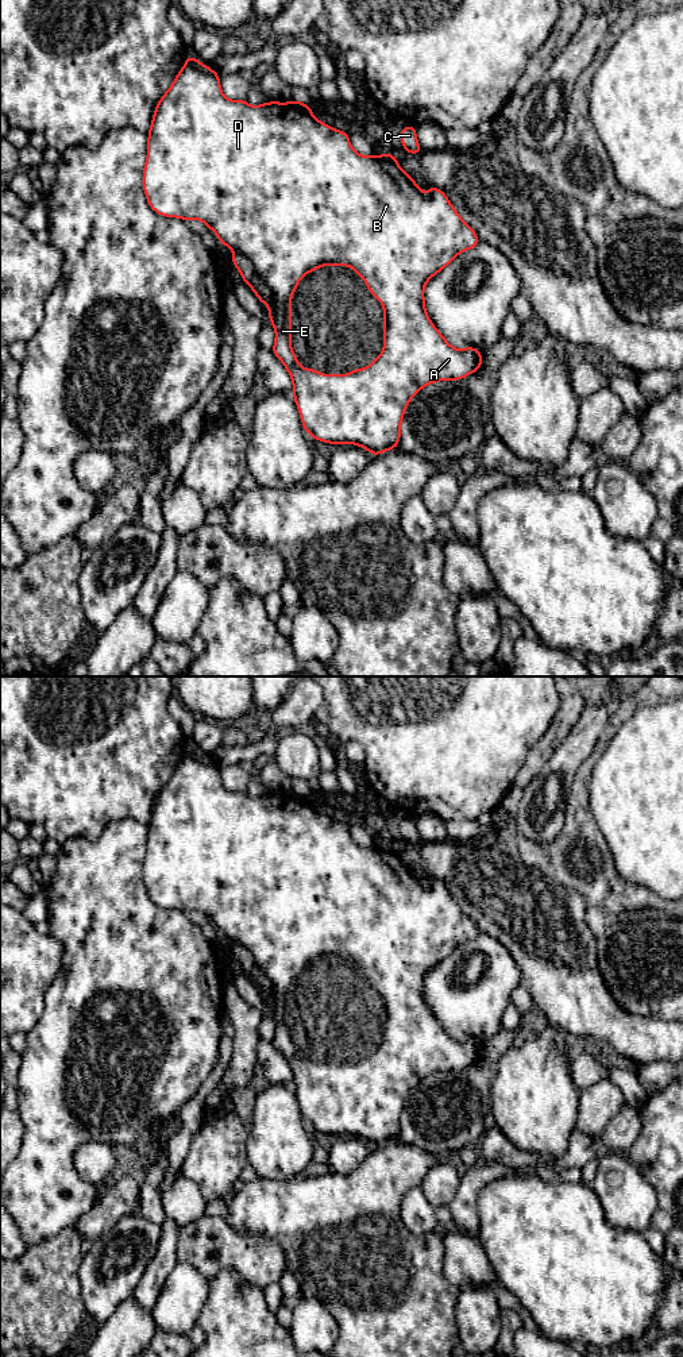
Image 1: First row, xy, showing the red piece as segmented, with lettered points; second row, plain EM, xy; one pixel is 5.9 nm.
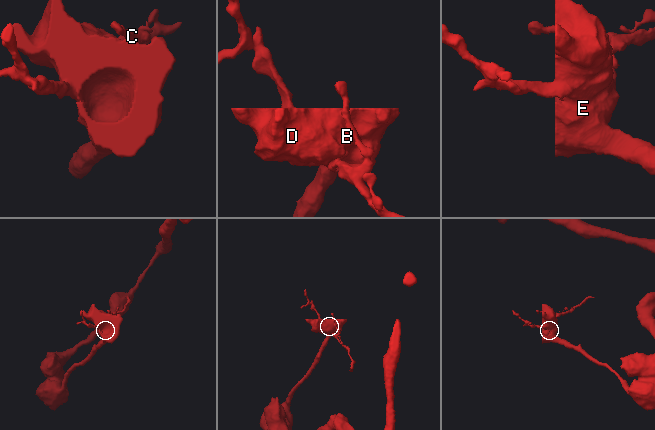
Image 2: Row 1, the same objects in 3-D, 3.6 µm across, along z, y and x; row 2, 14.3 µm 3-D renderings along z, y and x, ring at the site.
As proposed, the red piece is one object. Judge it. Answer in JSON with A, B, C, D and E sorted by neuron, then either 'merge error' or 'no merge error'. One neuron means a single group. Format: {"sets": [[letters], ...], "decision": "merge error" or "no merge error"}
{"sets": [["A", "B", "D", "E"], ["C"]], "decision": "merge error"}

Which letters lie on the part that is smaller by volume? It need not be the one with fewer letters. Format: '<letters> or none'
C

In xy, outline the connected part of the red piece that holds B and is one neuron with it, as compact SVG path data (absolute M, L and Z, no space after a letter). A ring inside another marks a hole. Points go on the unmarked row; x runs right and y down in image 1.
M189 745L167 783L158 793L147 828L147 851L144 853L142 876L150 899L165 909L178 909L181 911L198 910L217 926L219 934L225 936L234 945L246 948L252 955L258 967L271 980L274 990L269 996L269 1010L275 1022L271 1042L282 1053L292 1069L292 1087L296 1092L301 1115L313 1132L333 1137L344 1134L355 1136L367 1141L371 1146L381 1146L397 1140L405 1100L424 1077L439 1072L463 1071L482 1059L482 1044L478 1040L466 1038L458 1041L445 1032L436 1017L432 1015L424 991L427 974L449 956L456 947L474 940L481 932L475 922L455 902L447 886L433 876L429 876L429 884L424 886L414 871L398 856L397 848L390 844L371 848L358 845L352 840L347 824L320 813L312 805L310 798L298 791L288 794L266 793L256 798L250 797L246 791L229 791L221 783L220 767L208 756L197 752L192 745ZM320 957L350 957L367 975L367 982L383 996L383 1042L366 1060L354 1060L350 1065L320 1065L316 1060L304 1060L297 1053L297 1046L292 1042L292 986L297 982L297 975L309 963L316 963Z

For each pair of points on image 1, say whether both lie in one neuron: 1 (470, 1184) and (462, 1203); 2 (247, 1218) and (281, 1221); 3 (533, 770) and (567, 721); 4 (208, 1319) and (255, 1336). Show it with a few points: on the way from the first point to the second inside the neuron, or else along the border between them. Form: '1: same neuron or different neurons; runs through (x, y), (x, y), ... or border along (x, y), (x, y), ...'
1: same neuron; runs through (469, 1188), (465, 1199)
2: same neuron; runs through (255, 1218), (273, 1218)
3: same neuron; runs through (536, 758), (537, 752), (556, 733)
4: same neuron; runs through (220, 1319), (231, 1319), (243, 1332)

